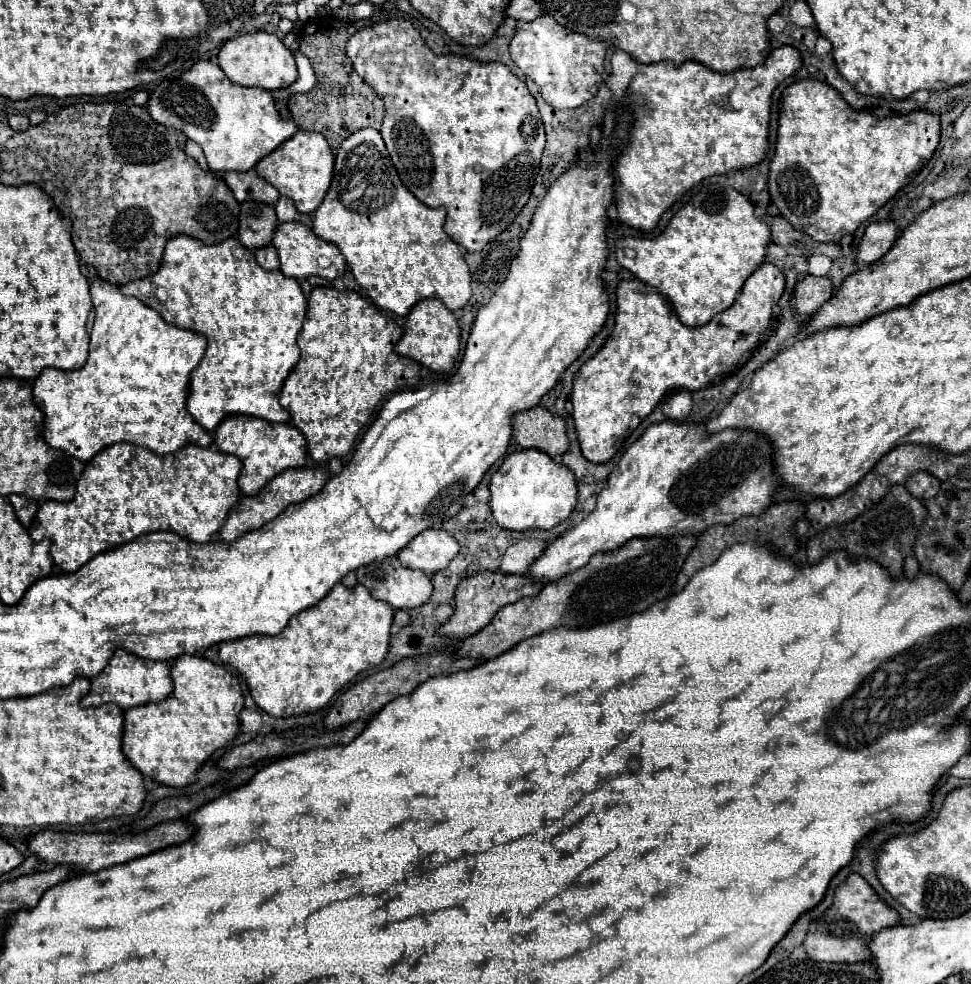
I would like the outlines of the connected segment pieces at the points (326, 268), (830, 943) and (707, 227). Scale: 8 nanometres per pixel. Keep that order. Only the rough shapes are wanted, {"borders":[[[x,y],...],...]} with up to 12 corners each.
{"borders":[[[299,221],[279,223],[273,247],[287,277],[333,281],[347,269],[337,245]],[[857,873],[813,923],[809,959],[869,961],[869,939],[899,925]],[[733,187],[697,193],[617,261],[681,323],[733,305],[771,231]]]}

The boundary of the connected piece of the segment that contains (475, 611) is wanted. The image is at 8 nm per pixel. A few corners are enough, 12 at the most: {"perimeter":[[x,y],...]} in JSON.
{"perimeter":[[501,571],[459,583],[439,633],[475,635],[501,607],[537,595],[545,581]]}

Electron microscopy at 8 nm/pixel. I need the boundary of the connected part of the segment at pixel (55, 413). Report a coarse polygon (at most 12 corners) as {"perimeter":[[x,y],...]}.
{"perimeter":[[91,283],[79,371],[45,369],[45,441],[209,447],[187,411],[201,333]]}

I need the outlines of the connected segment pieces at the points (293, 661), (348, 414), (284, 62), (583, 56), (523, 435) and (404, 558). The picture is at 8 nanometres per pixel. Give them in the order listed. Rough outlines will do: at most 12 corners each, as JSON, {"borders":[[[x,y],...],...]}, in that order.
{"borders":[[[335,583],[279,635],[223,641],[267,715],[385,659],[393,607]],[[315,287],[279,393],[317,465],[421,377],[403,329]],[[265,31],[229,39],[217,61],[233,83],[267,91],[297,79],[291,51]],[[551,15],[517,21],[509,53],[557,109],[601,85],[605,43]],[[545,407],[515,415],[513,439],[559,459],[565,421]],[[443,529],[419,533],[399,561],[427,575],[447,569],[459,553]]]}

